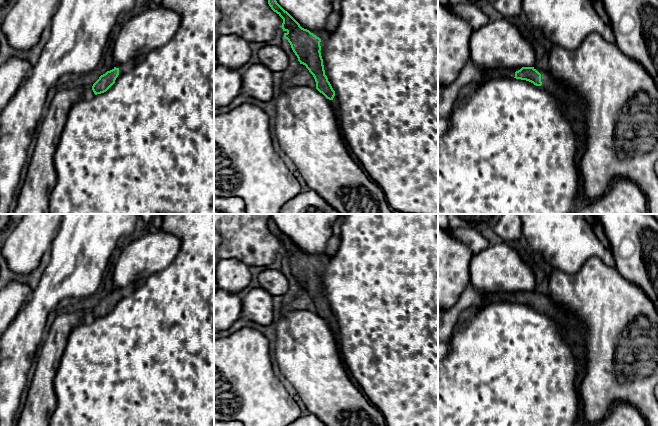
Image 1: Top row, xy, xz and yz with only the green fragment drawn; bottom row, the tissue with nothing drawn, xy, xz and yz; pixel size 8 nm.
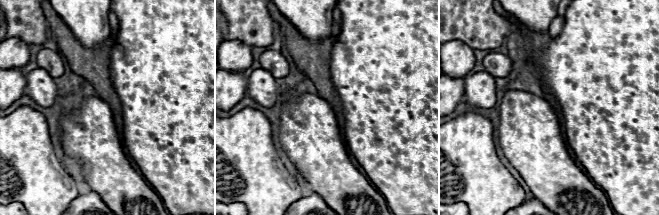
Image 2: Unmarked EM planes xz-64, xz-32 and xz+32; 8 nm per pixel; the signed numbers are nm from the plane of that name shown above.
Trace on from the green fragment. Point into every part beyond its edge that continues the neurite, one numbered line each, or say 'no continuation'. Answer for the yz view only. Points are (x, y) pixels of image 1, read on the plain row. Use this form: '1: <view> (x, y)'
1: yz (574, 339)

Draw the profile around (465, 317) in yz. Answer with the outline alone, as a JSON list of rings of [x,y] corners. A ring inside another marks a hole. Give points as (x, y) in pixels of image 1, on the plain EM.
[[[471,307],[465,309],[458,318],[457,323],[453,328],[453,334],[456,333],[458,330],[462,330],[463,328],[467,327],[471,322],[472,318],[478,312],[478,307]]]

